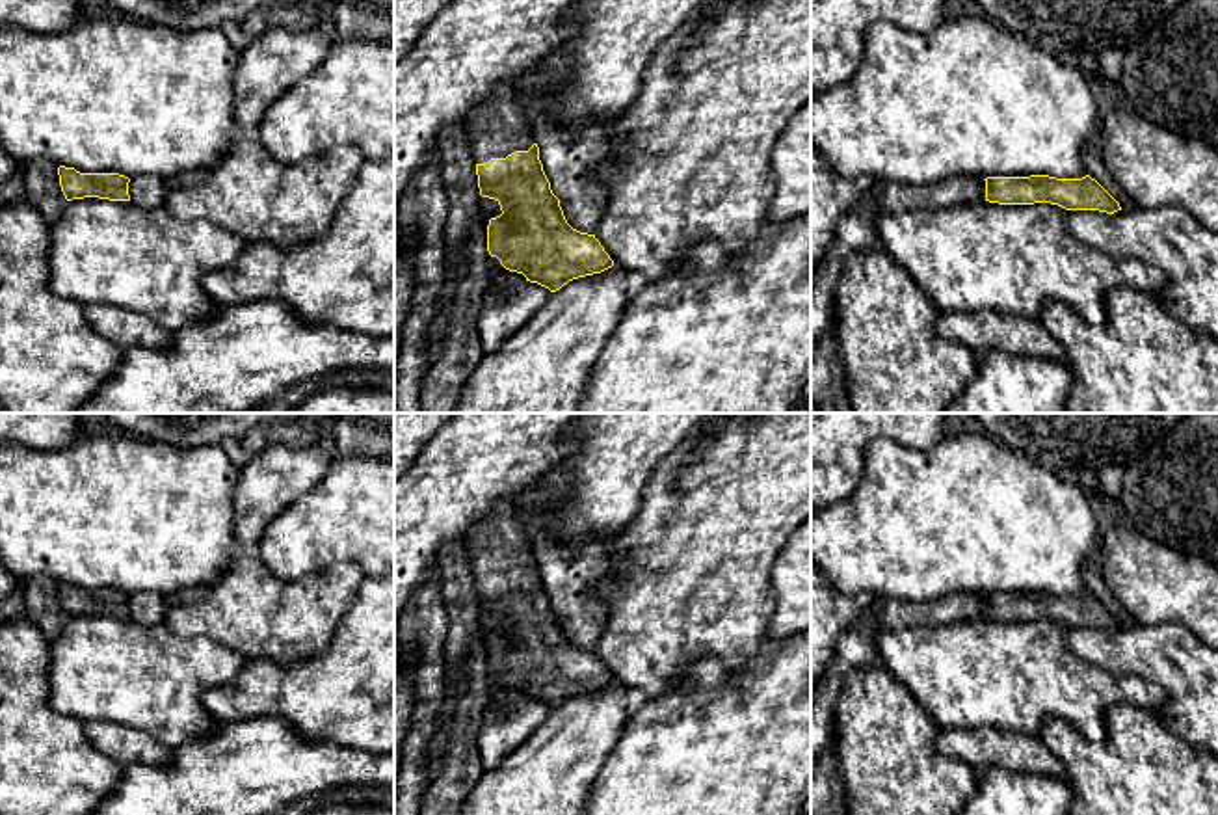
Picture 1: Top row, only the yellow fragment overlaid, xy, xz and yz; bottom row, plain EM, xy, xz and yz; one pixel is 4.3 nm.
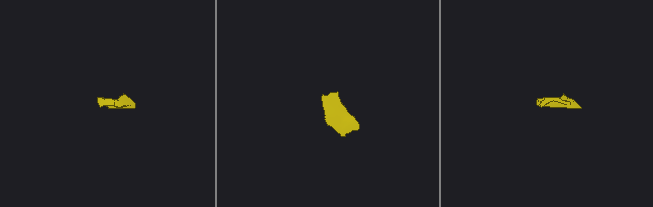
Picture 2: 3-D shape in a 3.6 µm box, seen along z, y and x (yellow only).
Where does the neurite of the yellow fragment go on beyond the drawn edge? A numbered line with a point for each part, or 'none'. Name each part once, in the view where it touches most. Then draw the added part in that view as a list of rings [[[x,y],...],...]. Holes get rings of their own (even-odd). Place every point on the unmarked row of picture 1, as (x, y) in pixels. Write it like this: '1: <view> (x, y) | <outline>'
1: xz (497, 544) | [[[508,499],[495,502],[467,530],[461,541],[476,581],[485,581],[491,575],[506,575],[515,568],[528,568],[536,560],[515,502]]]

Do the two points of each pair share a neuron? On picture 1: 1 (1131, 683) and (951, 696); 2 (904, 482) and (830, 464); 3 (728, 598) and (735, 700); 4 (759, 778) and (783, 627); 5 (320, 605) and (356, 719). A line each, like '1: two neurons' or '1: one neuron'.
1: one neuron
2: two neurons
3: two neurons
4: two neurons
5: two neurons

